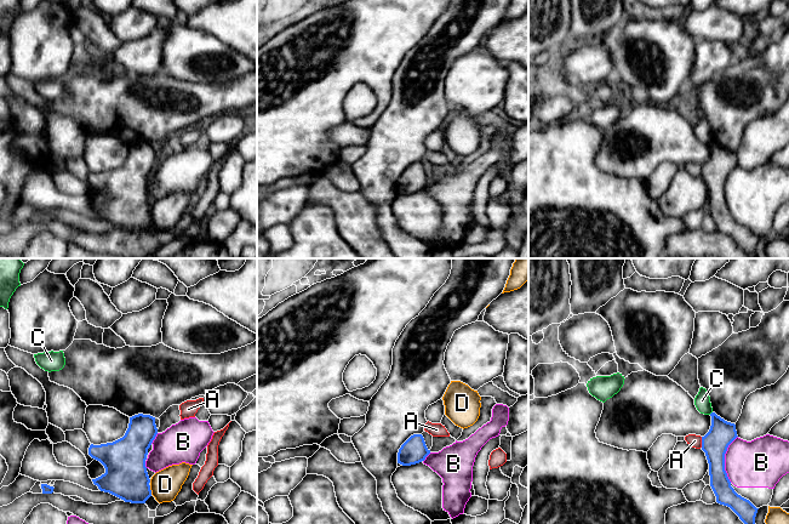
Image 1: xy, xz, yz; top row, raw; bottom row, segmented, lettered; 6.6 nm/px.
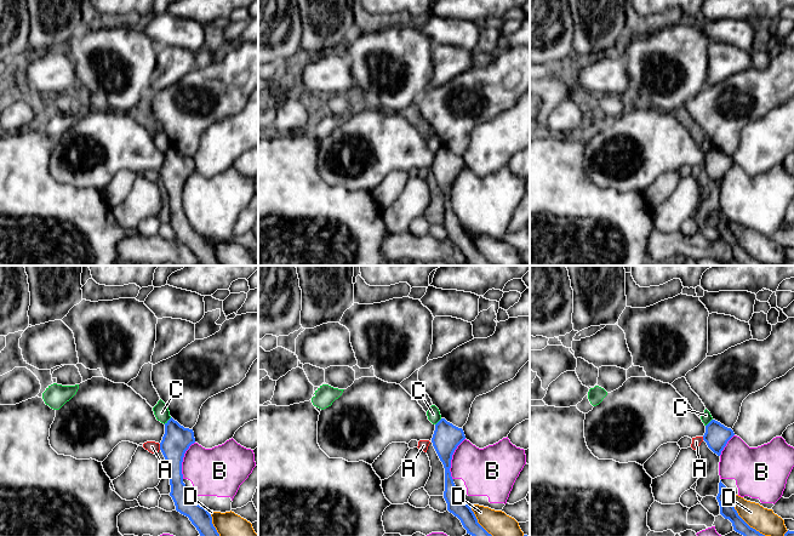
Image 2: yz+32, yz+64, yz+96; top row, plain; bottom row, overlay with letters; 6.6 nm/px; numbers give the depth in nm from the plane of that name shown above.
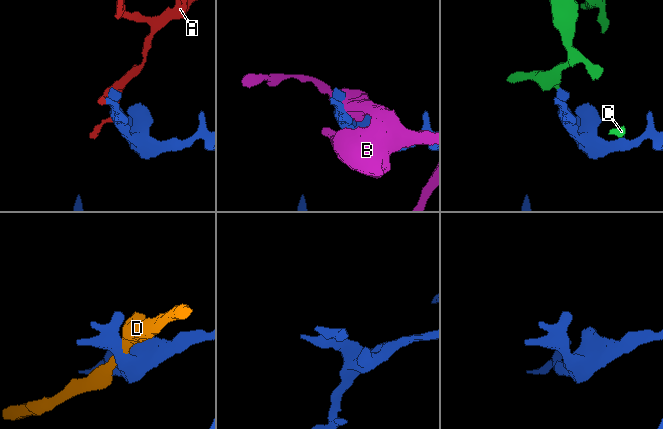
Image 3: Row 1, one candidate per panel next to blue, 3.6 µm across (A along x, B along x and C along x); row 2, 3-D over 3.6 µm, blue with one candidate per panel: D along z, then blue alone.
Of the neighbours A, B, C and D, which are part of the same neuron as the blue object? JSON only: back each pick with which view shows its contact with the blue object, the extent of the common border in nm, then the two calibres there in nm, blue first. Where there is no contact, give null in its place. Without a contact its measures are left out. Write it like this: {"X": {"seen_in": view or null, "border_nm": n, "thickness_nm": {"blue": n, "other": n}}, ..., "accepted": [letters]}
{"accepted": []}

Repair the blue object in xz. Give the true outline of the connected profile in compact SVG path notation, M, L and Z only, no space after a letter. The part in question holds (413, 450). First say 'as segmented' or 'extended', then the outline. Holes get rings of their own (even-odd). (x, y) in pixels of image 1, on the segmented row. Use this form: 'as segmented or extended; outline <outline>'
as segmented; outline M422 434L411 435L399 449L398 463L411 466L425 460L430 454Z

